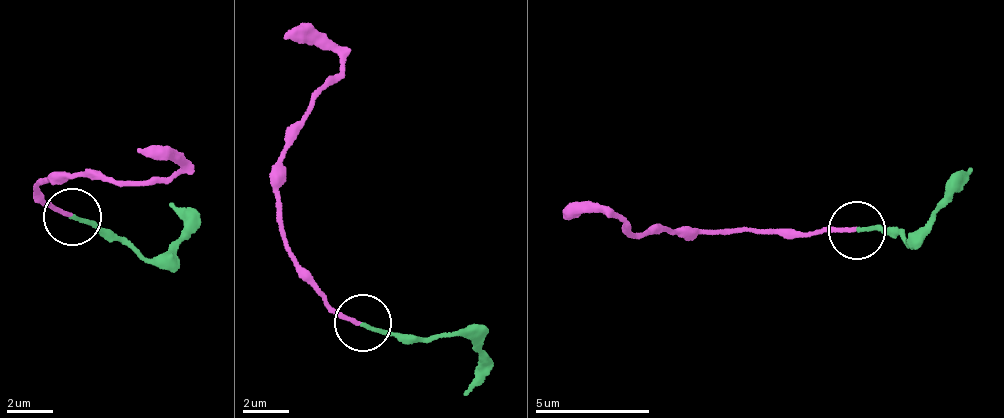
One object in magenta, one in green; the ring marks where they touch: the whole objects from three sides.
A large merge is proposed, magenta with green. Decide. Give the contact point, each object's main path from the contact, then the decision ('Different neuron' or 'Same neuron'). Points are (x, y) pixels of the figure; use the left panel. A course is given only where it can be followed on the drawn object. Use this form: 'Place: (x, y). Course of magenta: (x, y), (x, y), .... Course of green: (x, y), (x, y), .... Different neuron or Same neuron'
Place: (72, 217). Course of magenta: (70, 215), (53, 211), (41, 195), (43, 184), (92, 174), (121, 181), (176, 172), (180, 163), (144, 148). Course of green: (70, 215), (124, 237), (157, 262), (181, 235), (185, 216), (171, 202). Same neuron

